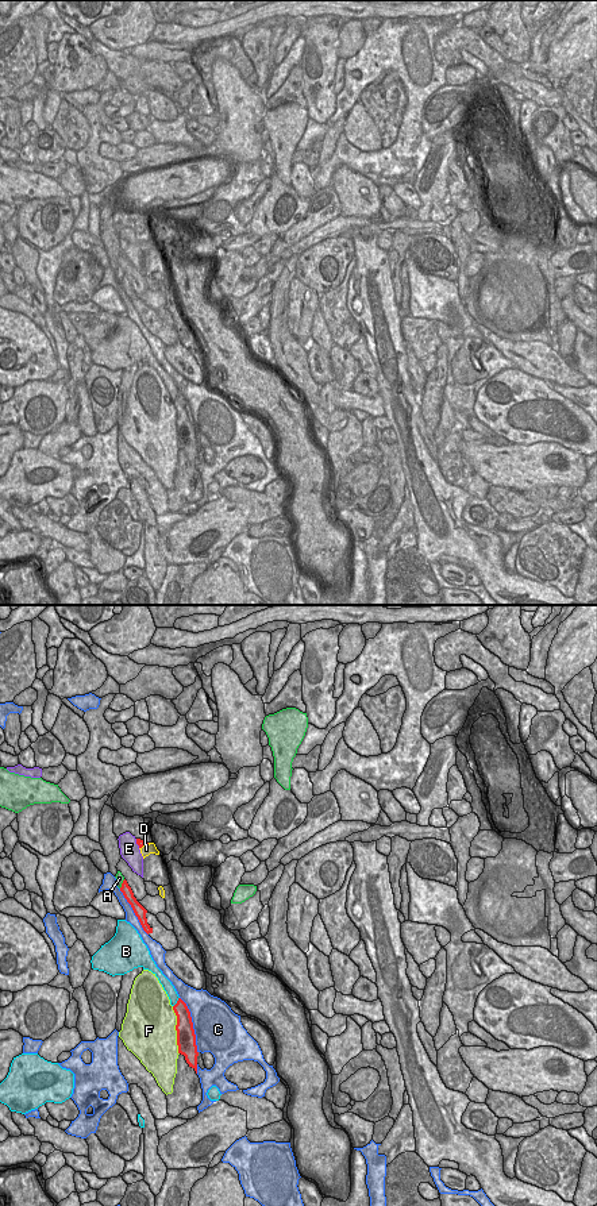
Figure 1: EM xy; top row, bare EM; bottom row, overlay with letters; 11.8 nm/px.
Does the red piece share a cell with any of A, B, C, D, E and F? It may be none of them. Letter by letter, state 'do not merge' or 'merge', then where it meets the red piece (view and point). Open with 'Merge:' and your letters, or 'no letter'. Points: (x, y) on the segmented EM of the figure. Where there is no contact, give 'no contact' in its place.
Merge: no letter
A: do not merge | xy (122, 883)
B: do not merge | xy (177, 1002)
C: do not merge | xy (192, 1025)
D: do not merge | xy (143, 844)
E: do not merge | xy (137, 843)
F: do not merge | xy (176, 1029)

